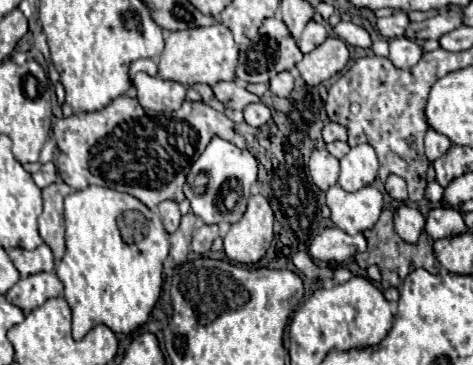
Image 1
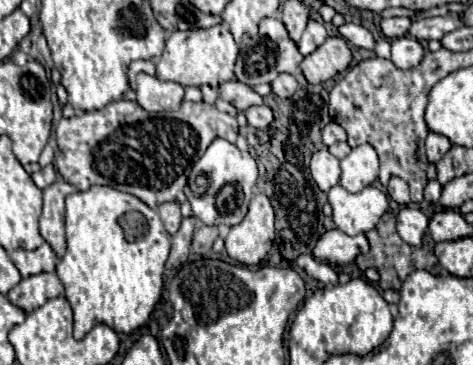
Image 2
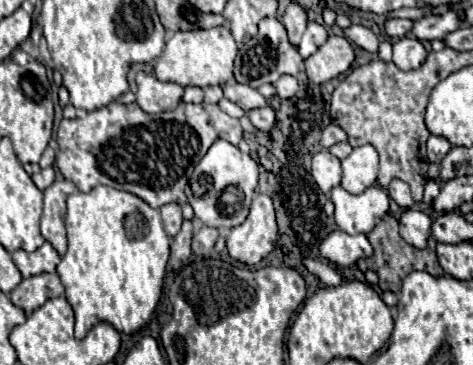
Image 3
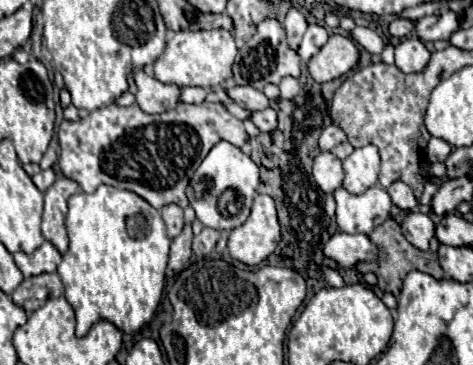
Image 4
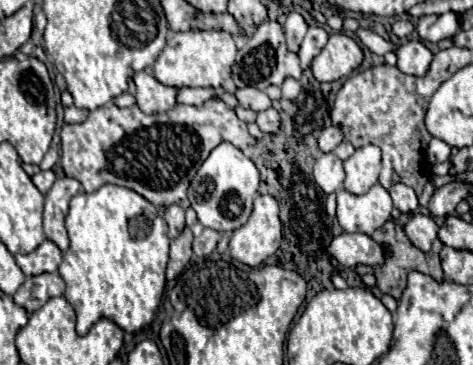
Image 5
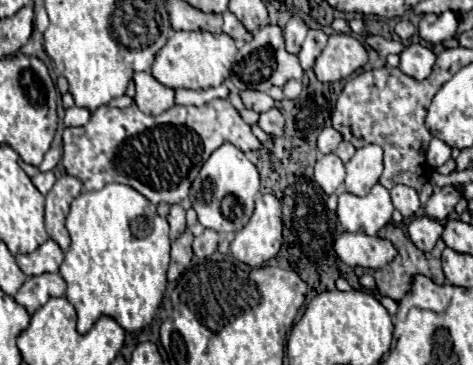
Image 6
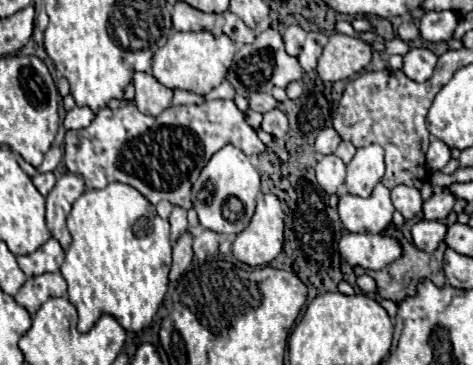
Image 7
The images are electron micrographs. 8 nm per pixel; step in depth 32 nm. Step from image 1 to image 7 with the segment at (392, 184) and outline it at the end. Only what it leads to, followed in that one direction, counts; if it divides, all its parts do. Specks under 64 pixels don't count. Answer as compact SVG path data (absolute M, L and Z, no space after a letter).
M410 186L392 188L392 202L394 202L394 208L406 220L412 220L422 212L422 196L418 188L410 188Z

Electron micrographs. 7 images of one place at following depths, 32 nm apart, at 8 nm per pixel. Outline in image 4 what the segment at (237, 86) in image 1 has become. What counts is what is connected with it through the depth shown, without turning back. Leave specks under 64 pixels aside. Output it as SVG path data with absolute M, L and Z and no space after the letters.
M234 86L232 90L228 90L230 98L234 98L236 104L240 104L246 110L264 110L270 106L270 100L266 98L264 92L252 88L252 86Z

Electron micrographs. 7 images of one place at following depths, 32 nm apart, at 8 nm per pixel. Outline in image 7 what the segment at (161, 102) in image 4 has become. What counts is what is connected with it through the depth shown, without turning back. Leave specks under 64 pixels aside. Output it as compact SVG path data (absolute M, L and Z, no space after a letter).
M134 72L134 86L136 86L134 104L140 112L148 116L158 116L172 104L172 90L162 86L148 72Z

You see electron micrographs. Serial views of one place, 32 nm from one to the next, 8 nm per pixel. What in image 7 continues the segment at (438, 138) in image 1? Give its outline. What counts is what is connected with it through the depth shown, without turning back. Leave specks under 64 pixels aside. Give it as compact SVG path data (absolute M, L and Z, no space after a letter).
M434 140L426 152L426 164L428 164L428 170L442 170L450 160L450 148L440 142L440 140Z

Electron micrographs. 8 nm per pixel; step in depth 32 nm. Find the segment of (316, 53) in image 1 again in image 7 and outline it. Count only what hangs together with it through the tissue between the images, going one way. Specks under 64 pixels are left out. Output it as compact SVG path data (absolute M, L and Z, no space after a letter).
M336 32L330 36L328 44L324 46L316 70L322 80L336 82L358 74L370 64L370 60L372 60L370 44Z

